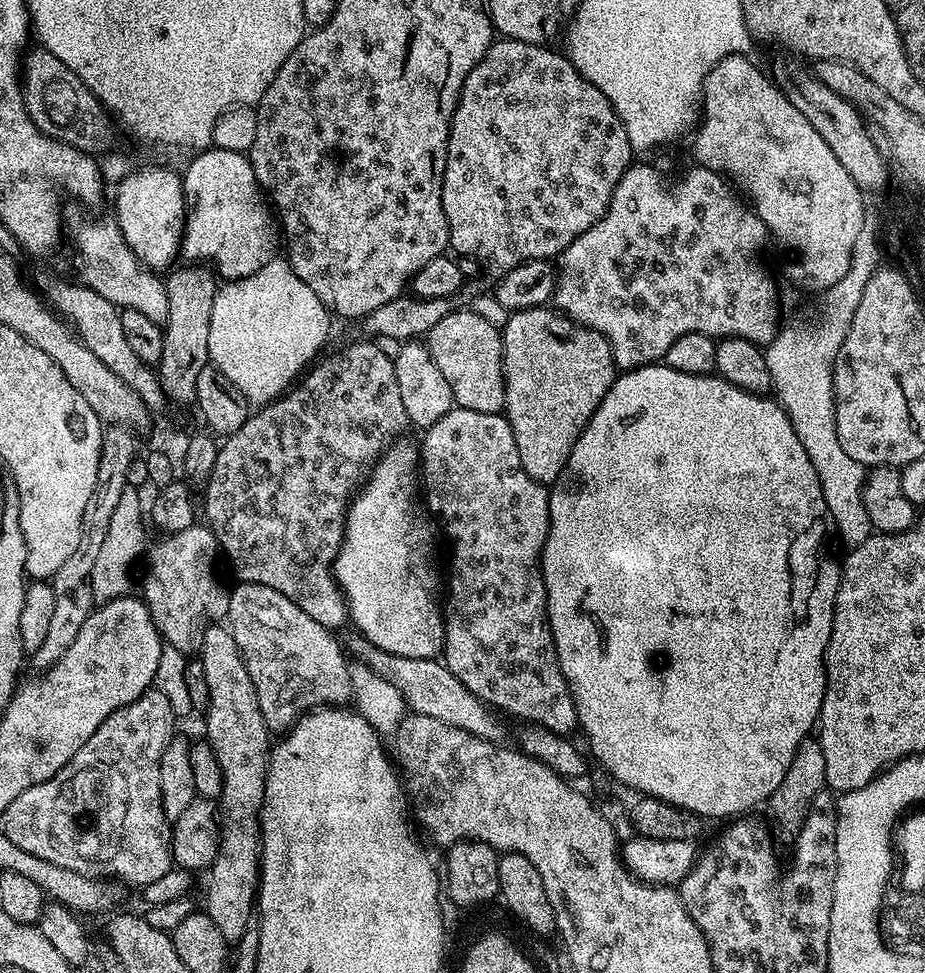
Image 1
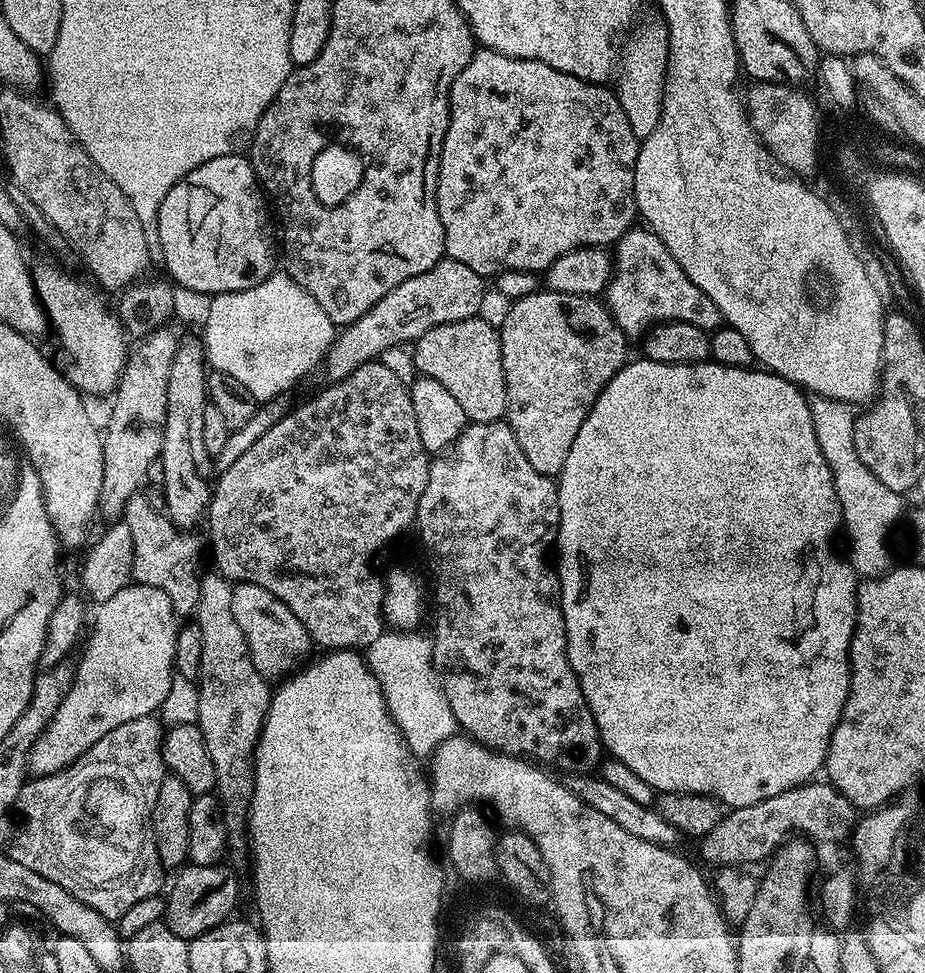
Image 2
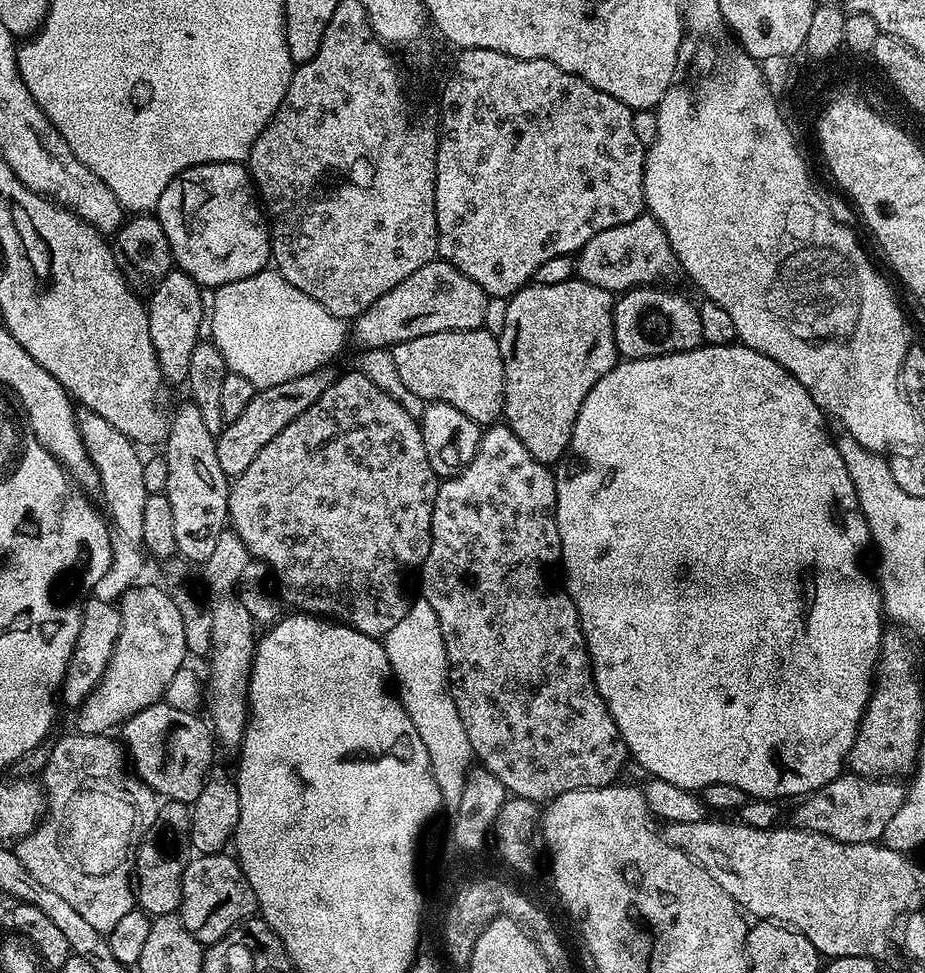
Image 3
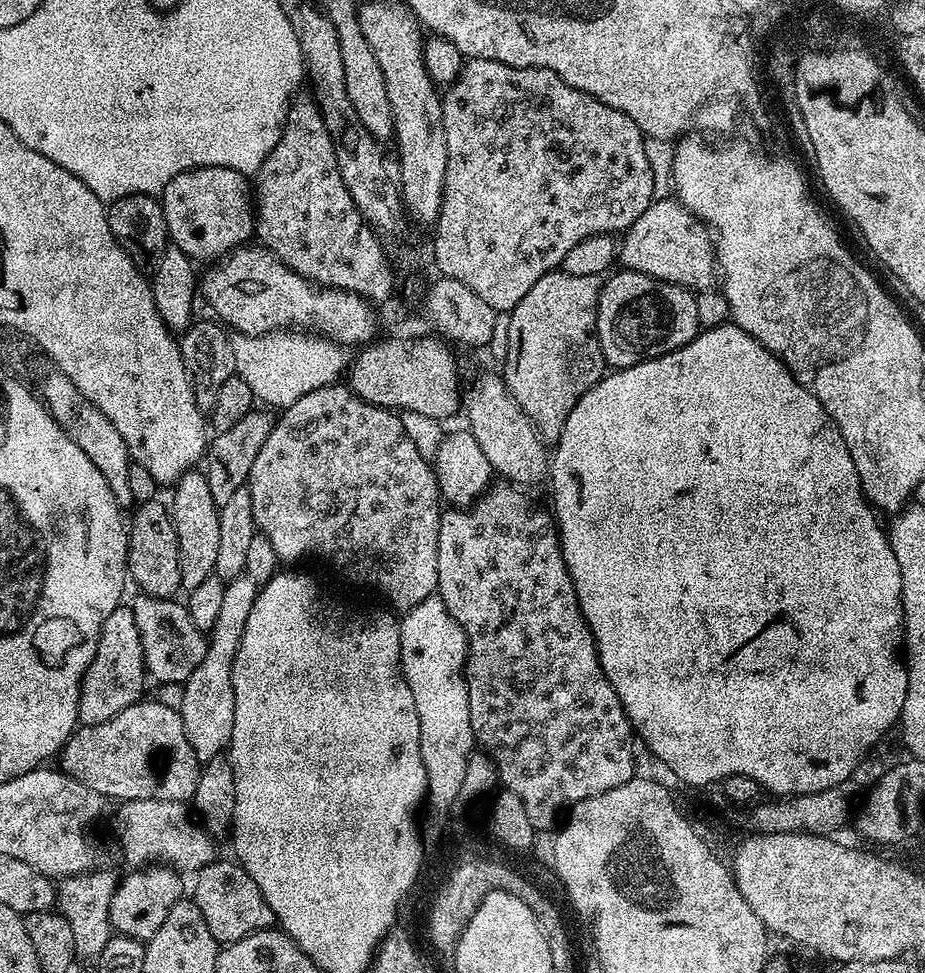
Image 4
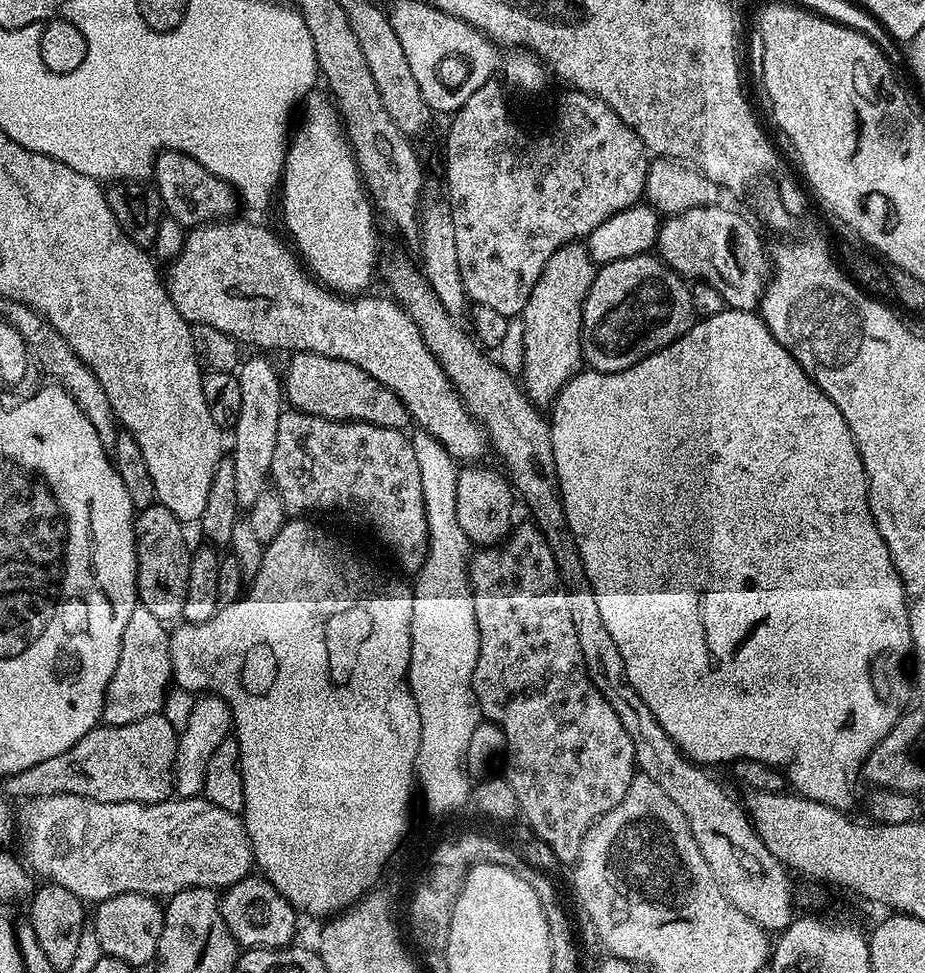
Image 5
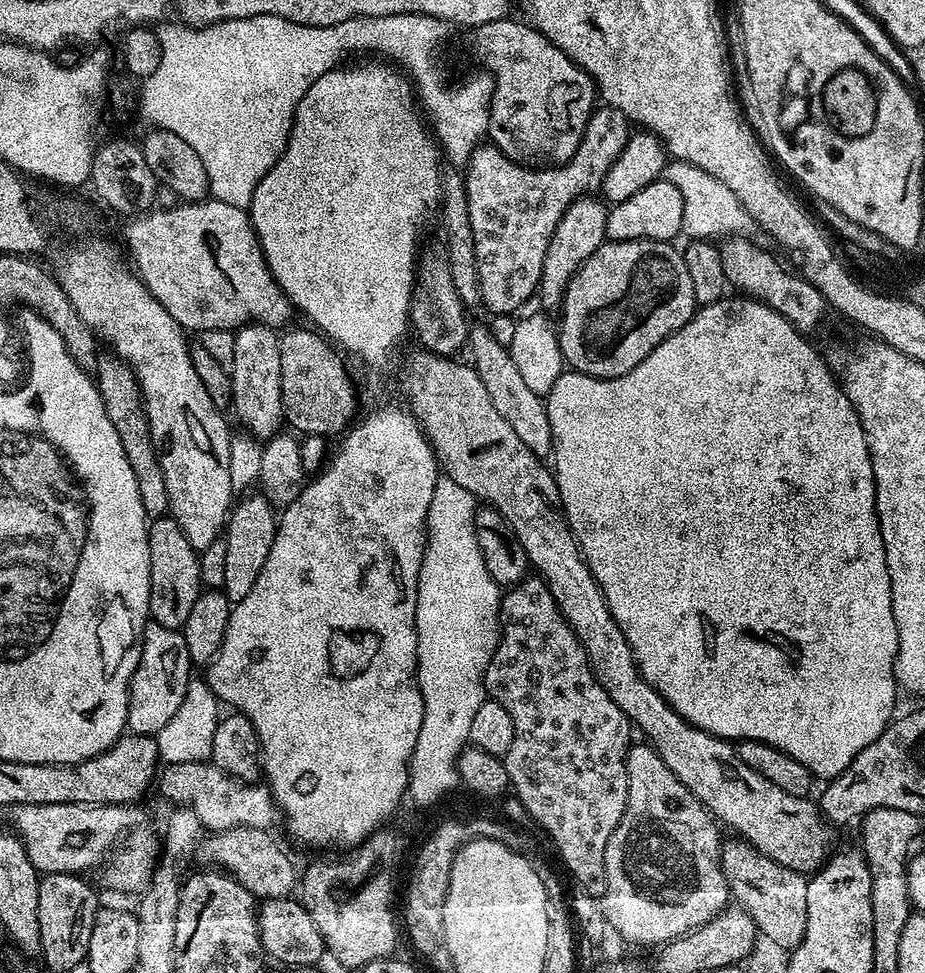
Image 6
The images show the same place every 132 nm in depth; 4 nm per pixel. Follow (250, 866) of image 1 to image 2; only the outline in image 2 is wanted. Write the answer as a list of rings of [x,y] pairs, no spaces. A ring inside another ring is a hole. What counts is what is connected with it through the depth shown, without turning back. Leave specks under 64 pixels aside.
[[[201,575],[200,601],[194,613],[194,622],[202,630],[198,723],[210,762],[214,762],[214,795],[220,802],[220,814],[229,837],[239,832],[241,835],[248,823],[248,808],[252,804],[256,777],[256,744],[260,741],[260,731],[264,729],[270,699],[269,681],[254,666],[246,634],[242,634],[242,626],[238,626],[238,618],[234,616],[232,590],[233,585],[227,576]]]

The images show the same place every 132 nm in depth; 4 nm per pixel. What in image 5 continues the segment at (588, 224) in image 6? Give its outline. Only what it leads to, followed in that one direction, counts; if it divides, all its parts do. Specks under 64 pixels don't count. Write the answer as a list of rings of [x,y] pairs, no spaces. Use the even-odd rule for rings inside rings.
[[[573,242],[559,248],[554,254],[550,254],[550,262],[546,262],[538,282],[534,282],[534,290],[530,290],[530,298],[522,313],[524,323],[522,387],[525,396],[537,406],[551,405],[559,392],[566,386],[566,382],[581,371],[582,365],[585,363],[580,341],[582,338],[582,310],[597,271],[598,265],[590,258],[587,247],[583,243]]]

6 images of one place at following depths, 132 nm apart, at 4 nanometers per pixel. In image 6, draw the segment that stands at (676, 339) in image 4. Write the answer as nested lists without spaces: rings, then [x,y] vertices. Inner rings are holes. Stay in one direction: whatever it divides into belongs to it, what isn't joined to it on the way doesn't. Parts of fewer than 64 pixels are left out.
[[[608,240],[598,250],[594,250],[594,254],[590,254],[590,258],[586,258],[586,262],[582,262],[582,266],[576,271],[574,278],[570,278],[570,282],[566,286],[564,303],[558,309],[560,350],[563,363],[571,371],[581,372],[587,376],[597,376],[603,380],[626,374],[630,370],[634,370],[634,366],[638,366],[638,362],[642,362],[642,358],[646,358],[646,354],[653,352],[667,336],[674,335],[682,326],[686,326],[686,322],[692,320],[698,311],[698,305],[694,298],[694,285],[691,284],[690,274],[686,271],[686,262],[681,249],[675,248],[676,246],[675,243],[667,240]]]

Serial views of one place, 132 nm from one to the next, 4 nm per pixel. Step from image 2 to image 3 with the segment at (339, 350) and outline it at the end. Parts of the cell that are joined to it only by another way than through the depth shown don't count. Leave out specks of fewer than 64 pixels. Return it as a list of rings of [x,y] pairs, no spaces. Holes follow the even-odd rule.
[[[434,259],[422,270],[414,270],[410,278],[398,282],[394,290],[382,294],[374,306],[370,306],[354,321],[356,340],[361,349],[391,349],[393,344],[401,344],[422,334],[442,334],[458,330],[483,328],[489,296],[466,274],[462,274],[442,259]],[[323,366],[315,372],[306,373],[305,376],[291,378],[288,382],[281,382],[276,386],[256,390],[252,399],[234,421],[225,423],[224,428],[216,437],[216,453],[218,454],[218,466],[230,478],[235,478],[246,470],[250,462],[254,461],[255,455],[272,438],[282,433],[286,426],[298,418],[304,410],[308,410],[322,394],[332,385],[334,372],[331,367]]]

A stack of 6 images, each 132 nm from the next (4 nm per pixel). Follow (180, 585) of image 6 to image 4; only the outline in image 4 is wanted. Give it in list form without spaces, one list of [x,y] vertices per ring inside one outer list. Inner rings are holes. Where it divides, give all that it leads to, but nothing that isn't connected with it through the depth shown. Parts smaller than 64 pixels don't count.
[[[159,499],[137,505],[128,524],[128,576],[143,595],[171,599],[180,588],[181,572],[178,566],[177,531],[169,507]]]

